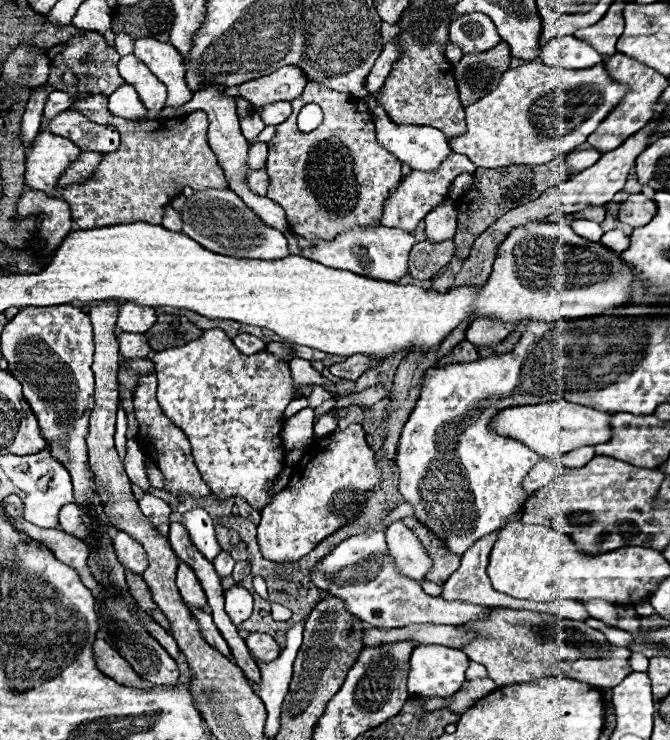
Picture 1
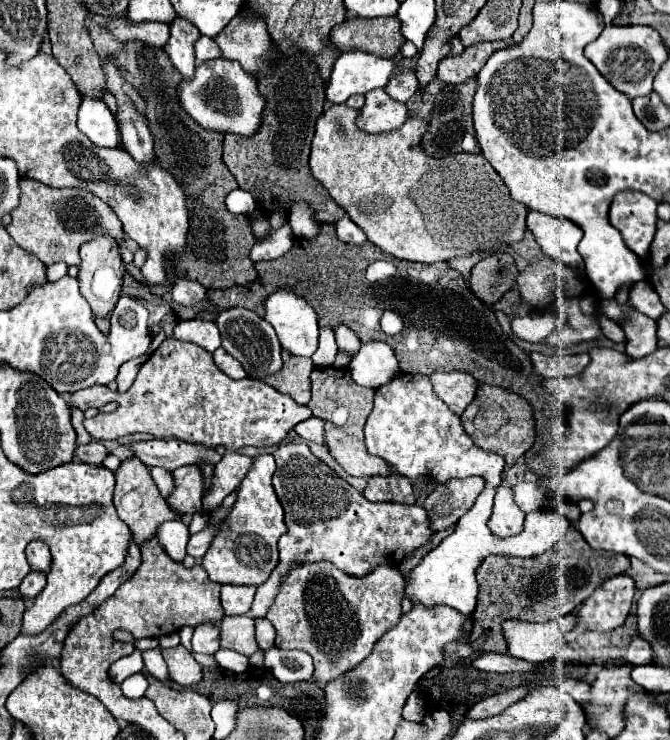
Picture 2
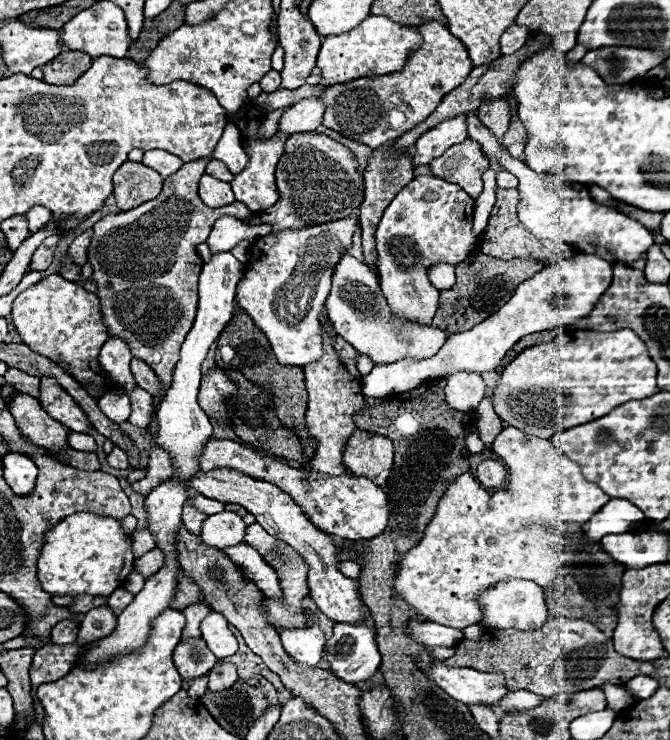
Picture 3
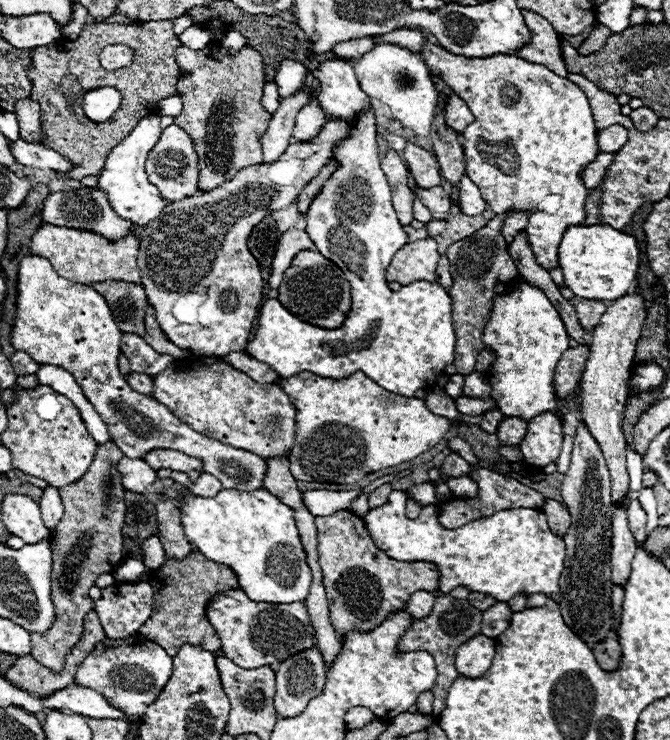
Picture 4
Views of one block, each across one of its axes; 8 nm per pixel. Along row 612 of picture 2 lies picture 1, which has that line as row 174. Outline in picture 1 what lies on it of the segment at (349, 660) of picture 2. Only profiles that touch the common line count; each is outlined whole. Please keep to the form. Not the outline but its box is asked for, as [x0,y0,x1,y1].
[266,82,402,240]

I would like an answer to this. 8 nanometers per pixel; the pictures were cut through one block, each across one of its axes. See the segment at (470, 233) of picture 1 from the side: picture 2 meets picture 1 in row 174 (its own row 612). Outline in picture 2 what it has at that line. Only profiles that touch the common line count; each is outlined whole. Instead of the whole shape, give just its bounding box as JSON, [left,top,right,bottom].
[470,528,630,658]

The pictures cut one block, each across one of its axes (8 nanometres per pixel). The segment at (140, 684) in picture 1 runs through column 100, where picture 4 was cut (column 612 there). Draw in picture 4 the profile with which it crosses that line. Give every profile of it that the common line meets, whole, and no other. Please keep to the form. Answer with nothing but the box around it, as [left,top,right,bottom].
[592,638,622,670]

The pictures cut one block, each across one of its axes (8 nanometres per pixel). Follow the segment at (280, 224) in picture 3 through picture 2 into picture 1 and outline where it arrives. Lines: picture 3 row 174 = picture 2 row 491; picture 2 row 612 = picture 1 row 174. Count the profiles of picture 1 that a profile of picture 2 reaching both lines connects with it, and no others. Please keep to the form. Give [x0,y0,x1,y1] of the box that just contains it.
[248,170,268,196]

